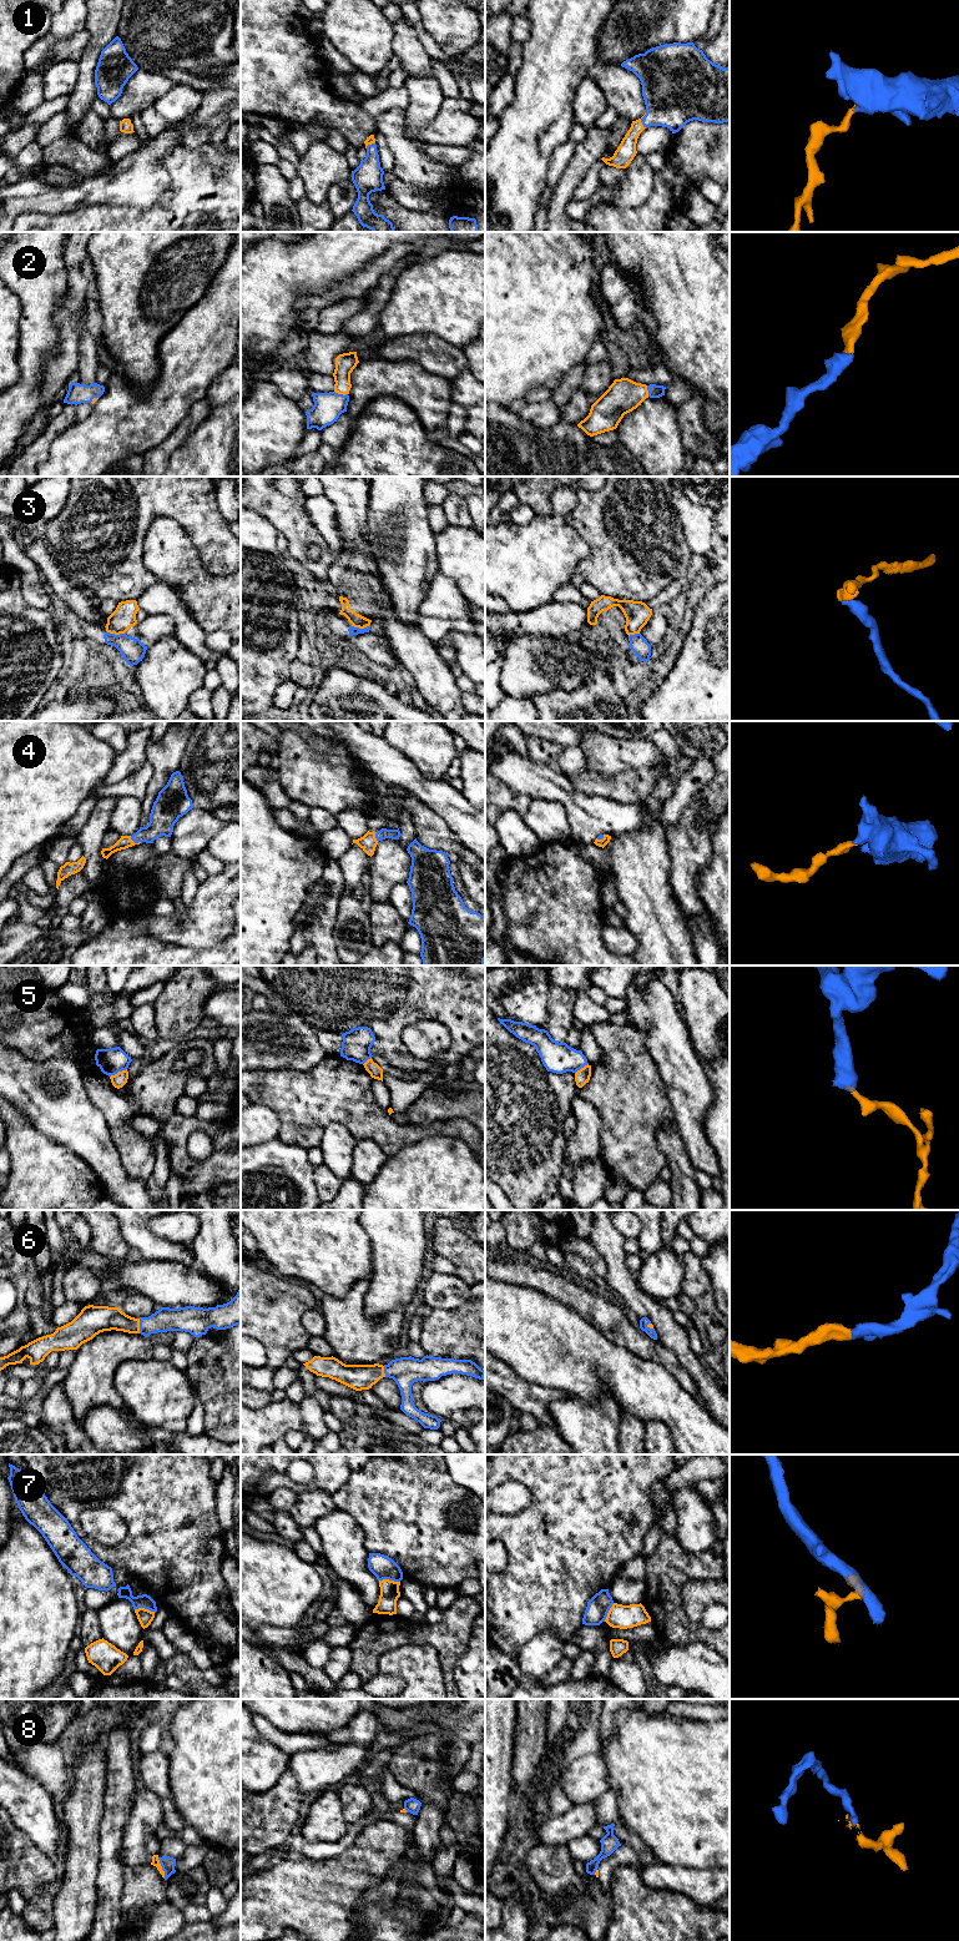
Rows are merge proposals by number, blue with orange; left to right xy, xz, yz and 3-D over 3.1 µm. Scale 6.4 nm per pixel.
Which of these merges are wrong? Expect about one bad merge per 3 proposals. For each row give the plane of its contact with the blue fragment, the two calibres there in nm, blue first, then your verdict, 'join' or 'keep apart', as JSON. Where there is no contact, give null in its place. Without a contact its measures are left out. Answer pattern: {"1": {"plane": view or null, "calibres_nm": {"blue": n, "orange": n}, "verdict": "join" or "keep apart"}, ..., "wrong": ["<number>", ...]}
{"1": {"plane": "yz", "calibres_nm": {"blue": 360, "orange": 120}, "verdict": "join"}, "2": {"plane": "xz", "calibres_nm": {"blue": 180, "orange": 130}, "verdict": "join"}, "3": {"plane": "xy", "calibres_nm": {"blue": 150, "orange": 150}, "verdict": "keep apart"}, "4": {"plane": "xy", "calibres_nm": {"blue": 170, "orange": 80}, "verdict": "join"}, "5": {"plane": "xy", "calibres_nm": {"blue": 160, "orange": 90}, "verdict": "keep apart"}, "6": {"plane": "xy", "calibres_nm": {"blue": 150, "orange": 160}, "verdict": "join"}, "7": {"plane": "xz", "calibres_nm": {"blue": 150, "orange": 130}, "verdict": "keep apart"}, "8": {"plane": "xy", "calibres_nm": {"blue": 90, "orange": 50}, "verdict": "keep apart"}, "wrong": ["3", "5", "7", "8"]}

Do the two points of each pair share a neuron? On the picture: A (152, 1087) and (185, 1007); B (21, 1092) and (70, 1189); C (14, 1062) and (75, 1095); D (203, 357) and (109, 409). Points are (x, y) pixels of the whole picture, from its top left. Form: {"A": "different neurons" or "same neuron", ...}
{"A": "different neurons", "B": "different neurons", "C": "same neuron", "D": "same neuron"}

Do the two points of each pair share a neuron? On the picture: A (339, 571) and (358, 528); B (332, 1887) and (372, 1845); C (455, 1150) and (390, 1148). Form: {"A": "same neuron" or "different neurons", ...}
{"A": "different neurons", "B": "same neuron", "C": "different neurons"}

